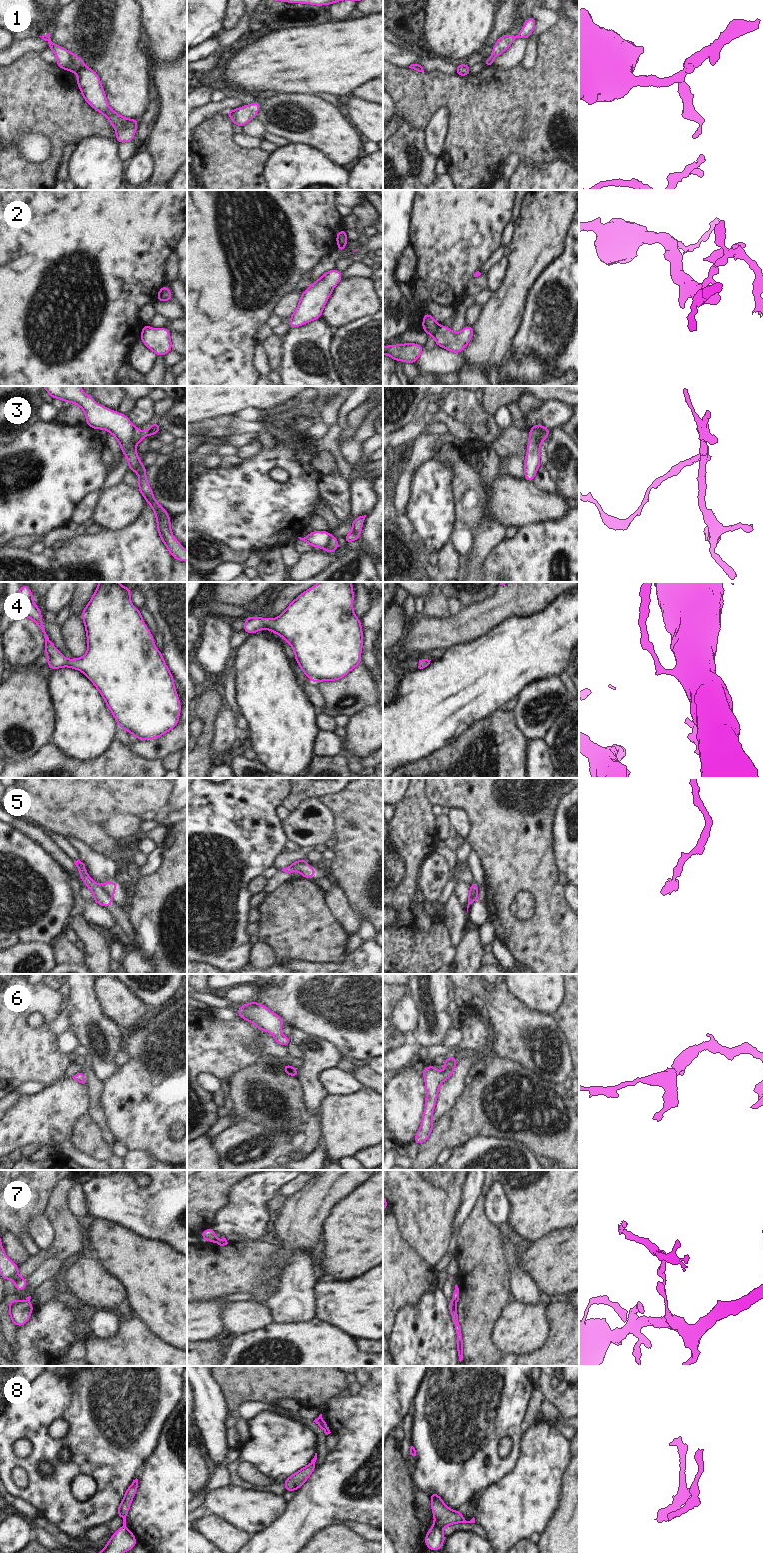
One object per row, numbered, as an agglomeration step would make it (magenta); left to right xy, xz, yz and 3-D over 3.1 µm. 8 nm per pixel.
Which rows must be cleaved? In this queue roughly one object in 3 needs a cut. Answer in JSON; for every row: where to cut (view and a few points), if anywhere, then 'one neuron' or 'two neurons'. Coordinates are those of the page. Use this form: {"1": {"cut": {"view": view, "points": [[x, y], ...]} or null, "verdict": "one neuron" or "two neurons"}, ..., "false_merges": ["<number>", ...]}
{"1": {"cut": null, "verdict": "one neuron"}, "2": {"cut": {"view": "yz", "points": [[439, 325], [433, 336]]}, "verdict": "two neurons"}, "3": {"cut": {"view": "yz", "points": [[543, 426], [533, 434], [538, 444]]}, "verdict": "two neurons"}, "4": {"cut": null, "verdict": "one neuron"}, "5": {"cut": null, "verdict": "one neuron"}, "6": {"cut": null, "verdict": "one neuron"}, "7": {"cut": {"view": "xz", "points": [[225, 1238], [213, 1242]]}, "verdict": "two neurons"}, "8": {"cut": {"view": "yz", "points": [[434, 1525], [441, 1529]]}, "verdict": "two neurons"}, "false_merges": ["2", "3", "7", "8"]}

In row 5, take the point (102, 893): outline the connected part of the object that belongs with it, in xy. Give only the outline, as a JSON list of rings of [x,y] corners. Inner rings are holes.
[[[80,860],[74,861],[78,868],[80,878],[83,883],[93,891],[93,901],[103,907],[110,907],[112,897],[115,894],[115,889],[119,886],[116,882],[105,882],[103,884],[97,884],[86,872],[86,867]],[[113,900],[115,902],[115,900]]]

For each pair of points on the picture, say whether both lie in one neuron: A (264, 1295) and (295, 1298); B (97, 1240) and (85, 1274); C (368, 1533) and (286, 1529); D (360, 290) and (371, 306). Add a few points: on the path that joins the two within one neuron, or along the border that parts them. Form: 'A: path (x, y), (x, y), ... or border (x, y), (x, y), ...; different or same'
A: border (273, 1294), (266, 1304); different
B: border (90, 1252), (108, 1270); different
C: border (336, 1522), (362, 1522), (372, 1527); different
D: path (360, 294), (367, 302); same

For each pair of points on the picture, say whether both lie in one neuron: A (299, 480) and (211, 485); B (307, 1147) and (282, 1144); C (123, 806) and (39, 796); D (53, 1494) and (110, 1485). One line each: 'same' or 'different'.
A: same
B: different
C: same
D: same

